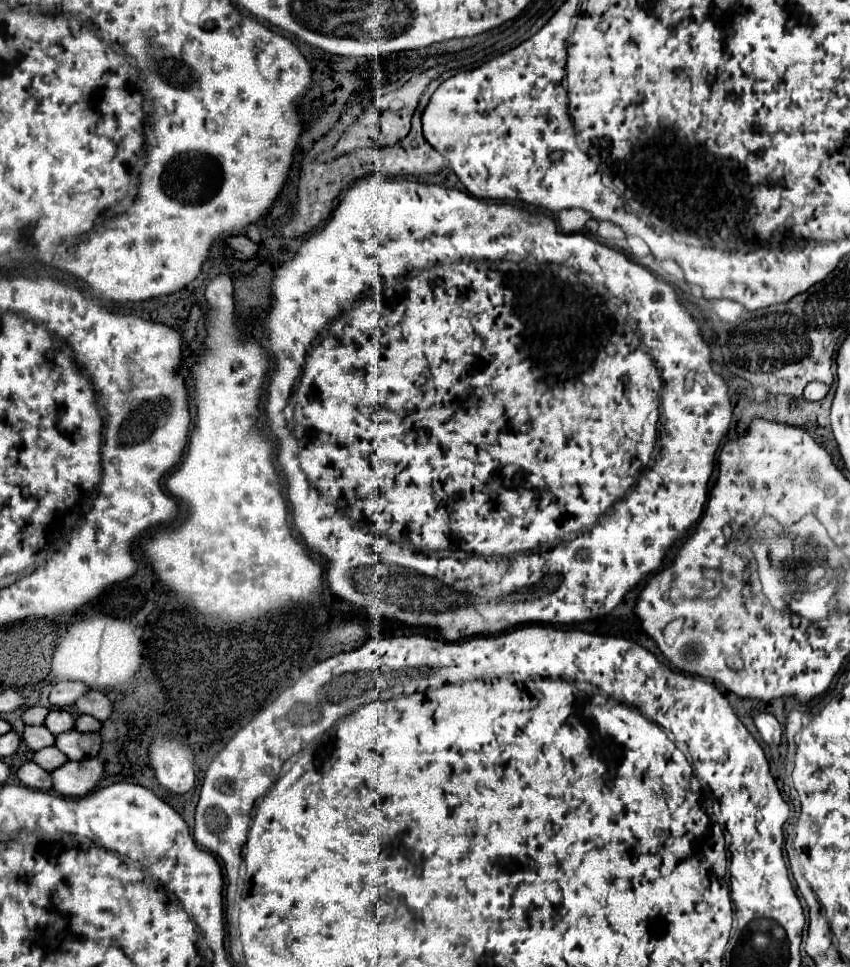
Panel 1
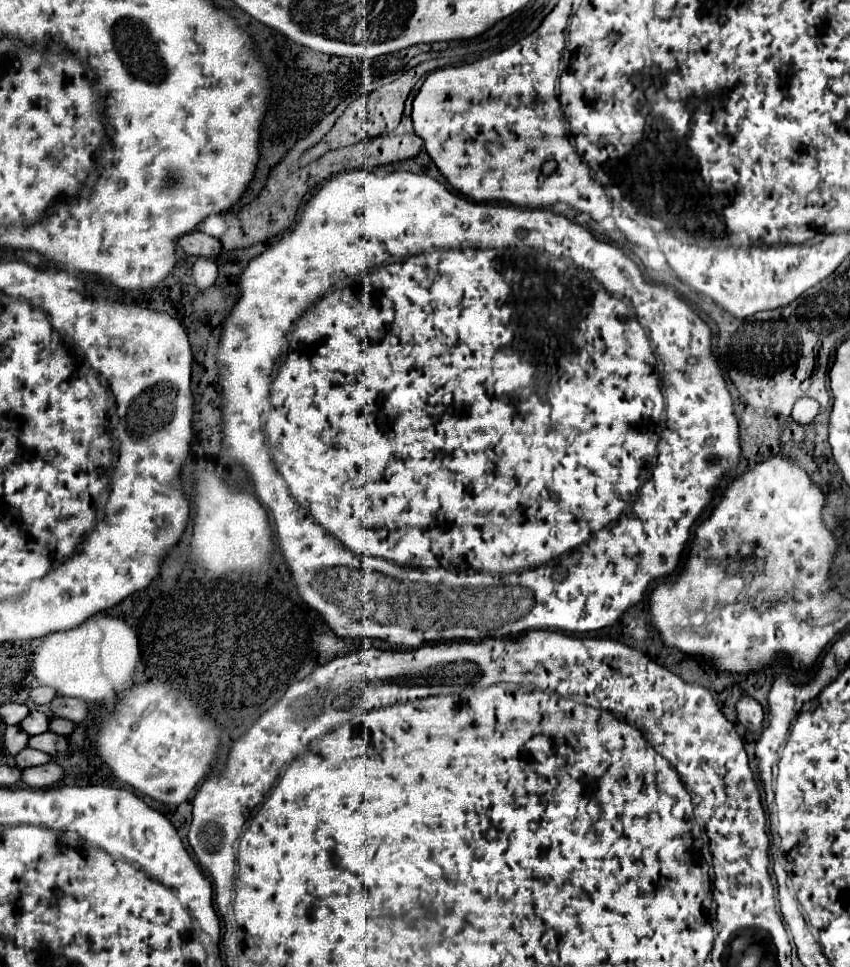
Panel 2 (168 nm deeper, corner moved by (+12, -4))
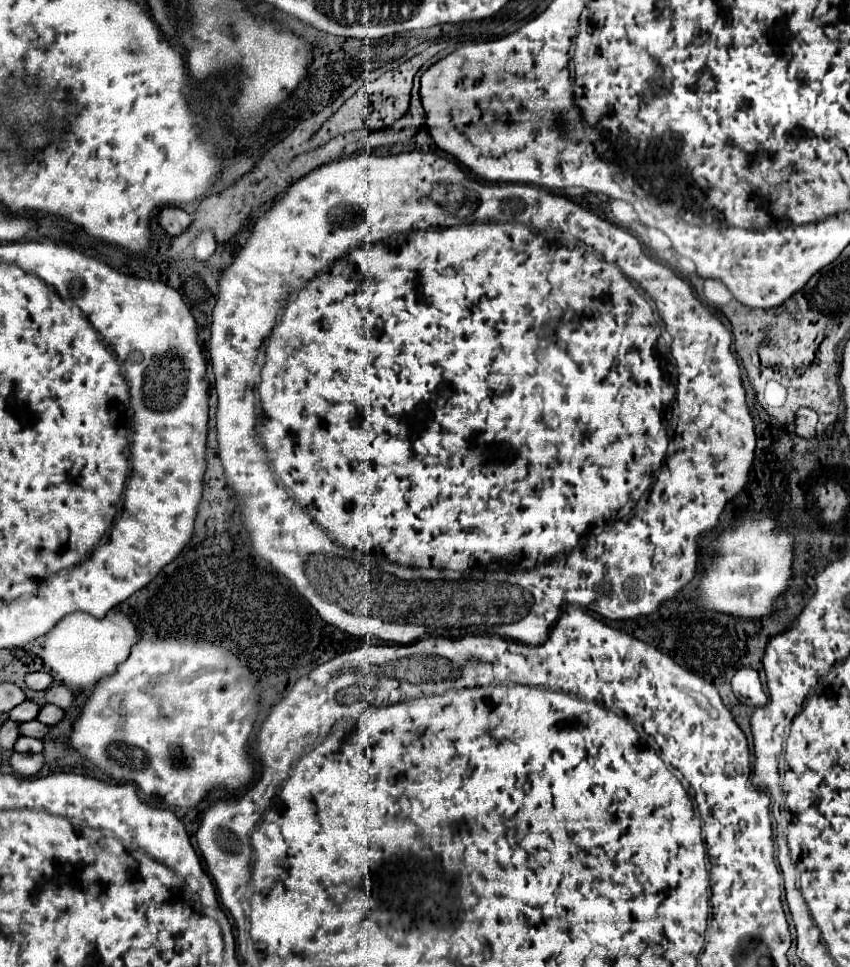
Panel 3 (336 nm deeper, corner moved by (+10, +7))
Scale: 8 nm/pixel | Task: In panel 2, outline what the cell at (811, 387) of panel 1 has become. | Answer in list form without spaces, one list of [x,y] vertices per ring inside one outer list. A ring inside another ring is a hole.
[[[801,398],[801,400],[797,400],[797,404],[793,406],[791,418],[793,418],[797,424],[801,424],[801,426],[809,426],[809,424],[815,420],[817,412],[819,412],[817,400],[813,400],[813,398]]]

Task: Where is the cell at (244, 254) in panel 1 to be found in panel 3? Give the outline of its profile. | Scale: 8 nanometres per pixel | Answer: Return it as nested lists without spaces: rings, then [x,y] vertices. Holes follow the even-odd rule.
[[[163,209],[159,213],[159,223],[169,235],[181,235],[191,225],[191,215],[187,215],[183,209]]]

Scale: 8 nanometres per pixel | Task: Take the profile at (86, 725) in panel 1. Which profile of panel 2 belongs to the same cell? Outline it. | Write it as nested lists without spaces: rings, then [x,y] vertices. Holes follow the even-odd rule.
[[[51,718],[49,720],[49,730],[59,734],[59,736],[69,736],[73,728],[75,728],[75,724],[69,720],[63,720],[63,718]]]

